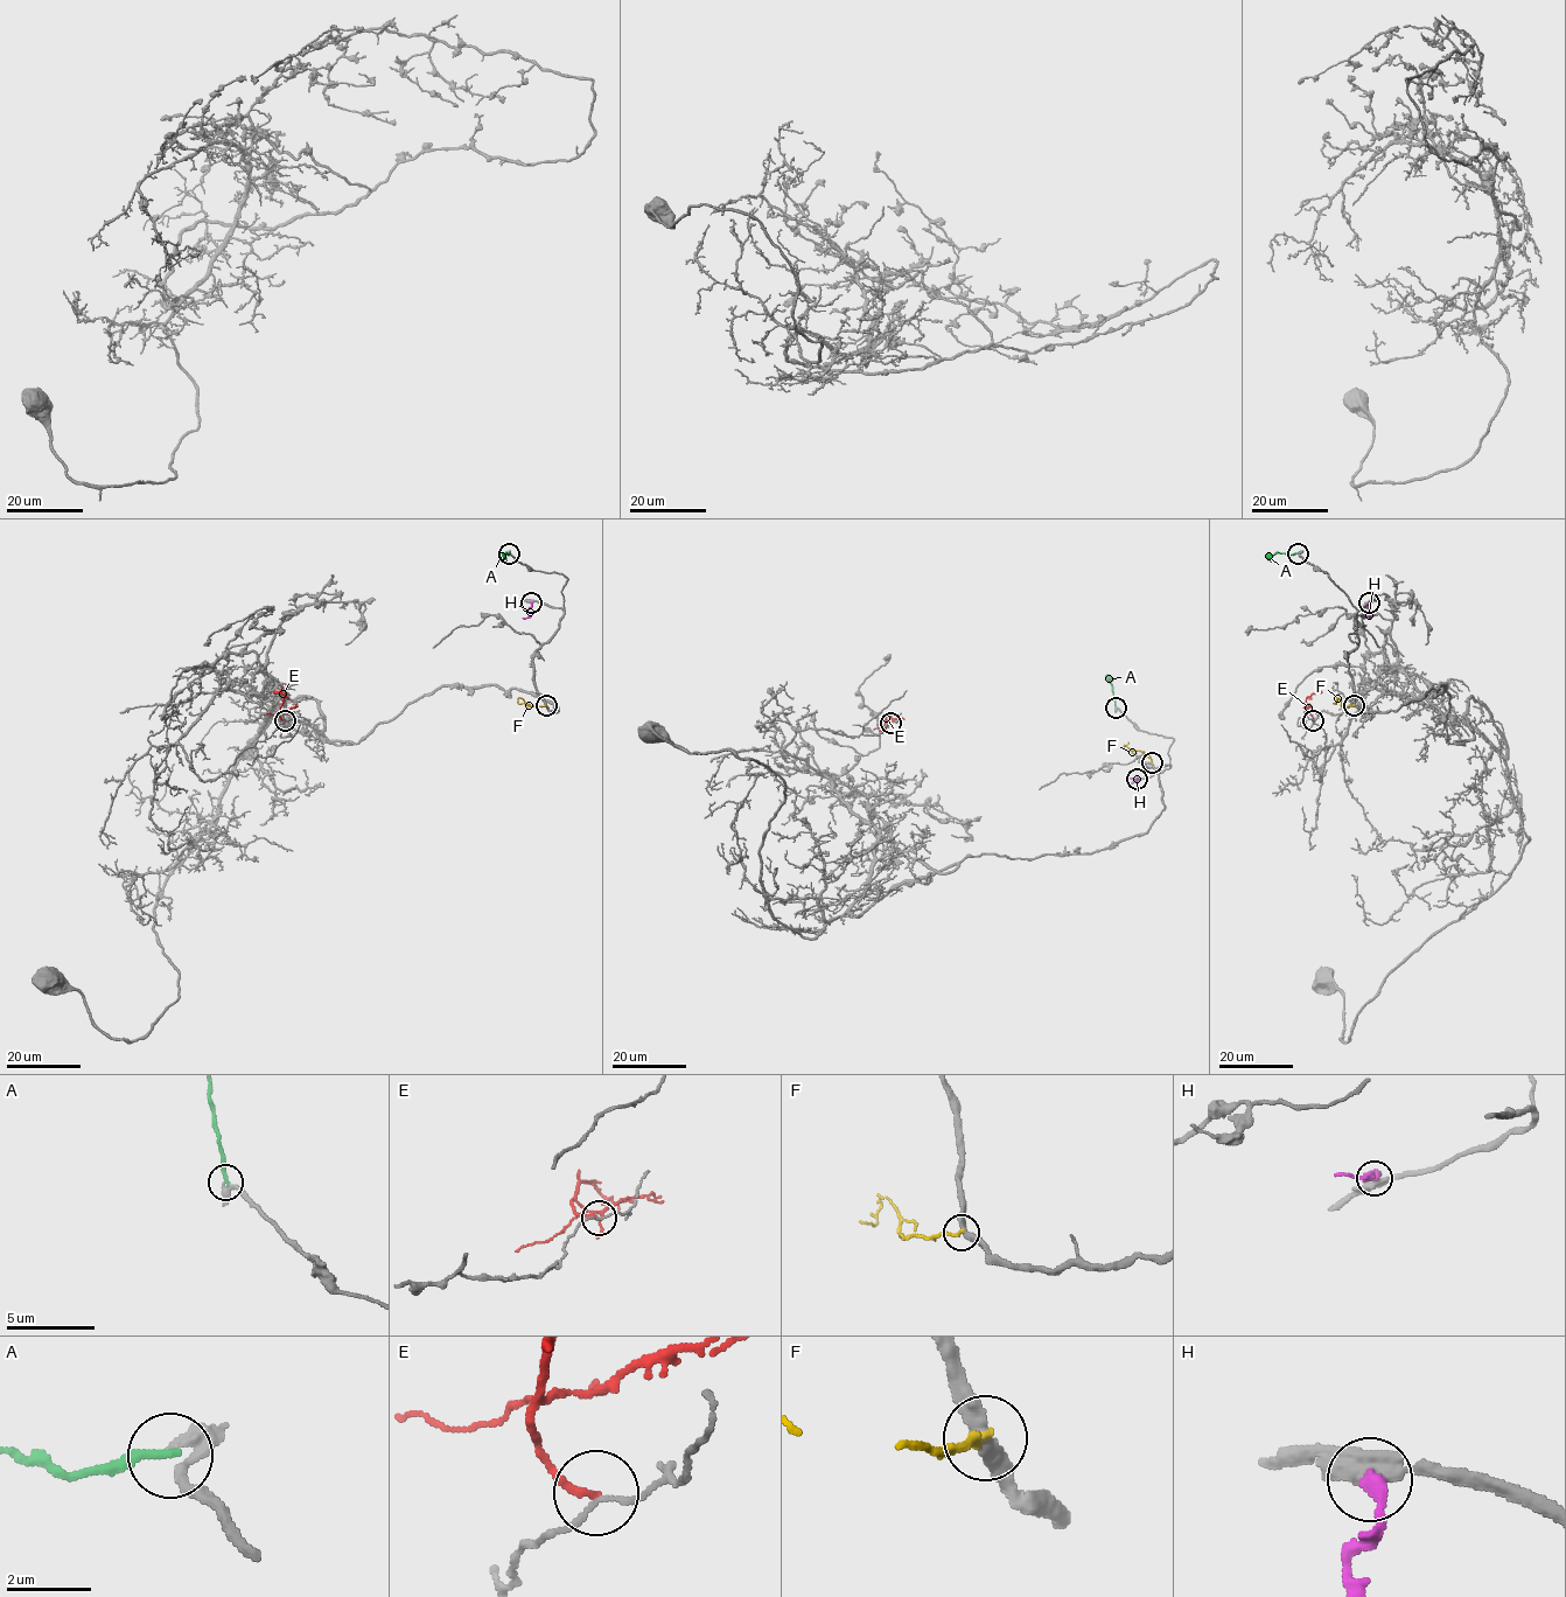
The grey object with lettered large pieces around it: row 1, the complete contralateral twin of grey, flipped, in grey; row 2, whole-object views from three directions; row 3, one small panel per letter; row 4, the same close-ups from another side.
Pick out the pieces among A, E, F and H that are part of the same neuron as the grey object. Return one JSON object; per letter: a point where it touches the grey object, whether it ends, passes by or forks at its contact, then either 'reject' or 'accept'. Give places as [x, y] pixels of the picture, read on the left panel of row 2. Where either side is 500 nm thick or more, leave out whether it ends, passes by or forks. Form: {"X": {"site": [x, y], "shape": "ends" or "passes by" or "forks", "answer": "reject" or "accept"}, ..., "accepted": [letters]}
{"A": {"site": [509, 553], "shape": "ends", "answer": "reject"}, "E": {"site": [285, 720], "shape": "ends", "answer": "reject"}, "F": {"site": [546, 705], "shape": "ends", "answer": "reject"}, "H": {"site": [531, 602], "shape": "ends", "answer": "reject"}, "accepted": []}

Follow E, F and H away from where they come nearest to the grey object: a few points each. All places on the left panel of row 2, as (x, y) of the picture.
E: (284, 720), (279, 713), (285, 696), (273, 691)
F: (546, 705), (529, 705), (521, 698), (517, 699), (523, 703)
H: (531, 602), (530, 614), (523, 618)

